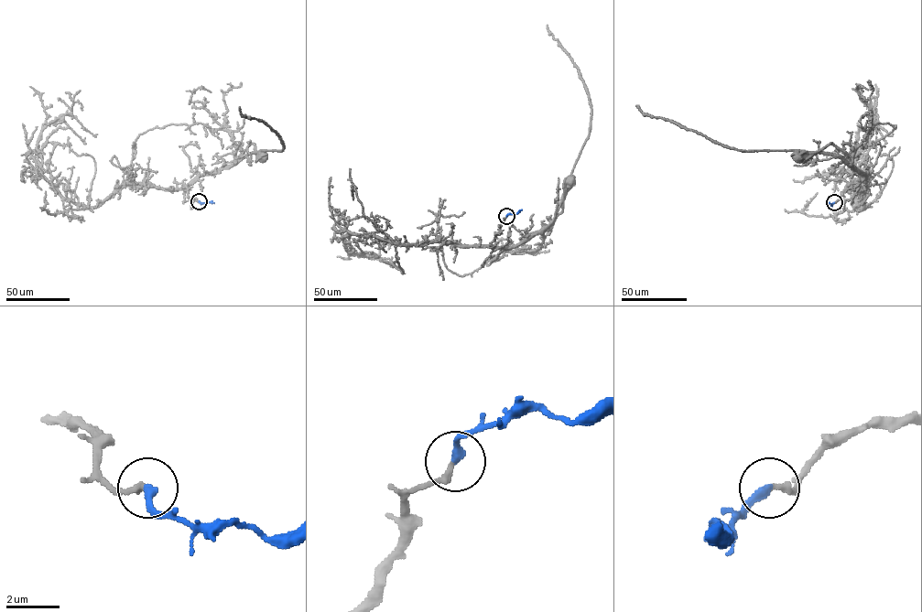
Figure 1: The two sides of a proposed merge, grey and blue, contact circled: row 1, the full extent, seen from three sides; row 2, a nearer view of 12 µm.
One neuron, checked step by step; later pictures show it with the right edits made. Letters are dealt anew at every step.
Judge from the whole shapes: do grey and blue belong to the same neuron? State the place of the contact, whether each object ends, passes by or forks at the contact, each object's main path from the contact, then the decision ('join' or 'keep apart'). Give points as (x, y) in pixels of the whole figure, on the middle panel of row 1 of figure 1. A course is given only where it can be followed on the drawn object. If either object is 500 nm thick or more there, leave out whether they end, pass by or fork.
(506, 216) | grey ends | blue ends | grey via (506, 216), (489, 245), (516, 245), (540, 232), (553, 220), (569, 181) | blue via (506, 216), (522, 209) | join

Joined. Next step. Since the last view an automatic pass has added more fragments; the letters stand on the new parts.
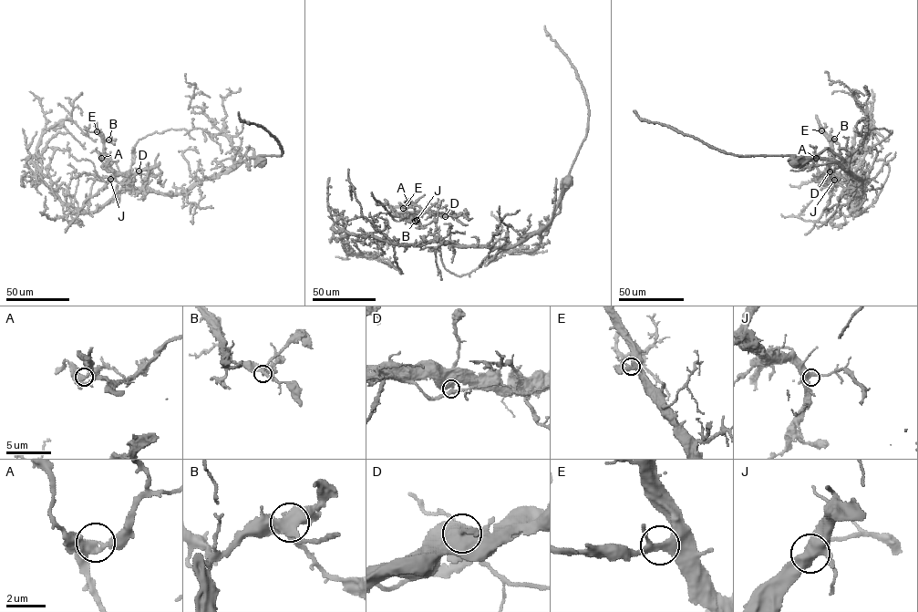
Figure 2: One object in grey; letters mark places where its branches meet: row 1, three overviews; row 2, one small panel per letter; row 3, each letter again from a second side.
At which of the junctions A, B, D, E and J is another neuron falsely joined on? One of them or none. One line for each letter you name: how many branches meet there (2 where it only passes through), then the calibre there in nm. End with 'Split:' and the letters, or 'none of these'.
D: branches 3; calibre 220 nm
Split: D

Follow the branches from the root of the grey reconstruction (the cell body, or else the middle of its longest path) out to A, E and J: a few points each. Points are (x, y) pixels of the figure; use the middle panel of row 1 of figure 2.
A: (567, 181), (551, 220), (508, 247), (459, 246), (440, 242), (434, 234), (435, 215), (407, 202)
E: (567, 181), (551, 220), (508, 247), (440, 242), (434, 234), (435, 215), (417, 211), (410, 218), (403, 208)
J: (567, 181), (551, 220), (508, 247), (459, 246), (441, 243), (434, 234), (435, 215), (424, 212), (417, 220)

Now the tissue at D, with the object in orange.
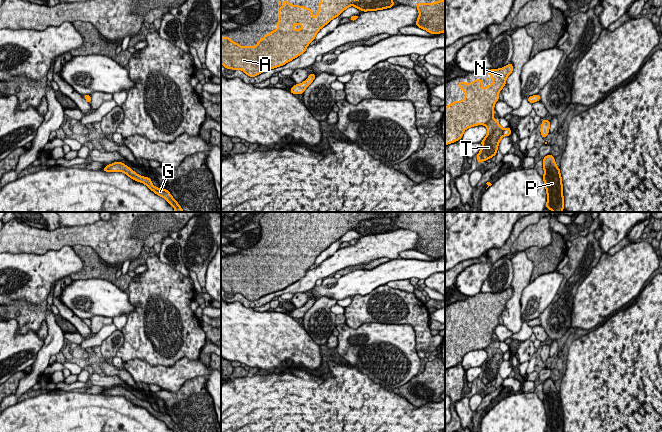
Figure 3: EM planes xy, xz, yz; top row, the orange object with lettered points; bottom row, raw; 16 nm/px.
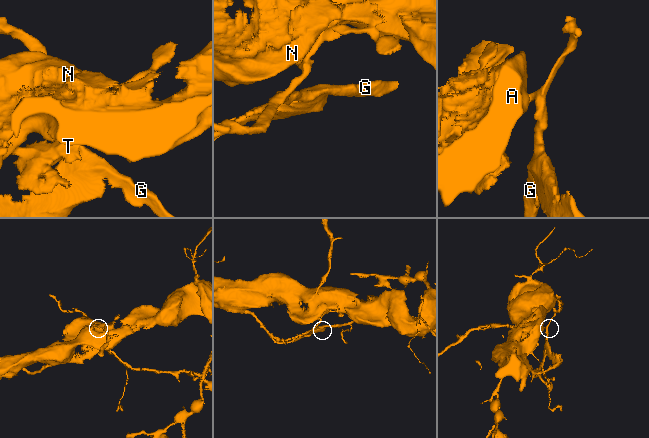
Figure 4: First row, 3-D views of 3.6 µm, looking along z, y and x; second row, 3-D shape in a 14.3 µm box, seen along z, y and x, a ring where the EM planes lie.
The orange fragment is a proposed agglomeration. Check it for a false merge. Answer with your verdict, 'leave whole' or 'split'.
split

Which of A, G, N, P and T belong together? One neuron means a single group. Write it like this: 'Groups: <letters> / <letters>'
Groups: A N T / G P

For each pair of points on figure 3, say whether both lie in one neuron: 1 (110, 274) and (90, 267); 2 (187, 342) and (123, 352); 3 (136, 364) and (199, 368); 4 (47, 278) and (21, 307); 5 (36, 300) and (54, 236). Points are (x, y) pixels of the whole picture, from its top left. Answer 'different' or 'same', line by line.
1: same
2: same
3: same
4: same
5: different

